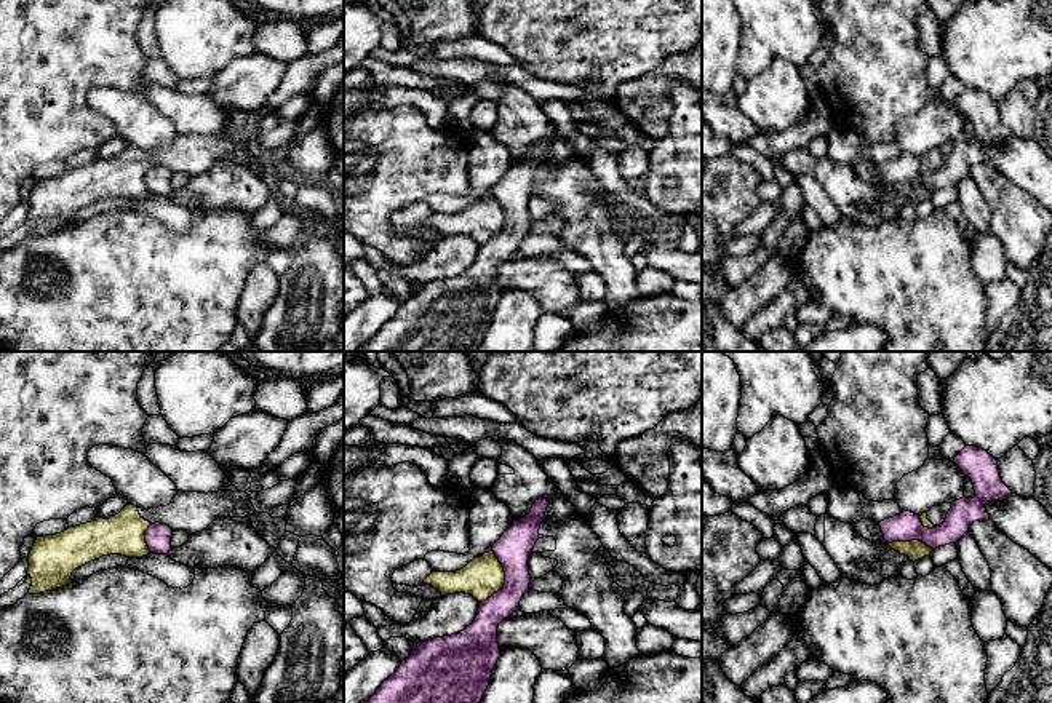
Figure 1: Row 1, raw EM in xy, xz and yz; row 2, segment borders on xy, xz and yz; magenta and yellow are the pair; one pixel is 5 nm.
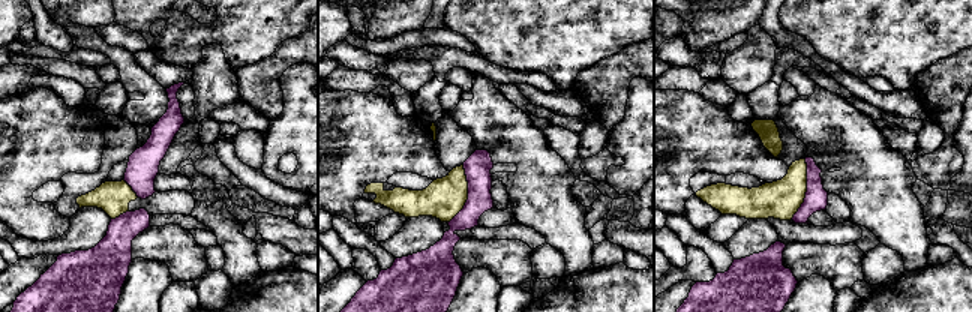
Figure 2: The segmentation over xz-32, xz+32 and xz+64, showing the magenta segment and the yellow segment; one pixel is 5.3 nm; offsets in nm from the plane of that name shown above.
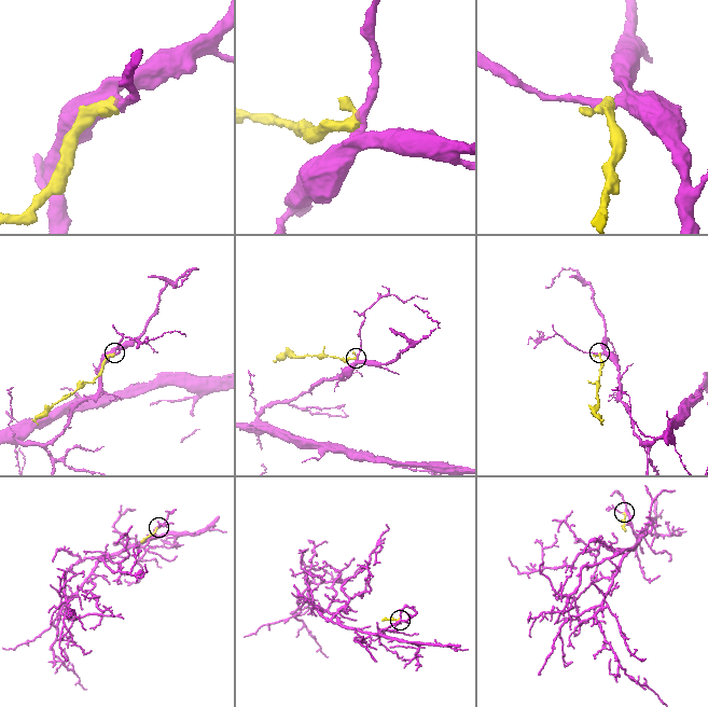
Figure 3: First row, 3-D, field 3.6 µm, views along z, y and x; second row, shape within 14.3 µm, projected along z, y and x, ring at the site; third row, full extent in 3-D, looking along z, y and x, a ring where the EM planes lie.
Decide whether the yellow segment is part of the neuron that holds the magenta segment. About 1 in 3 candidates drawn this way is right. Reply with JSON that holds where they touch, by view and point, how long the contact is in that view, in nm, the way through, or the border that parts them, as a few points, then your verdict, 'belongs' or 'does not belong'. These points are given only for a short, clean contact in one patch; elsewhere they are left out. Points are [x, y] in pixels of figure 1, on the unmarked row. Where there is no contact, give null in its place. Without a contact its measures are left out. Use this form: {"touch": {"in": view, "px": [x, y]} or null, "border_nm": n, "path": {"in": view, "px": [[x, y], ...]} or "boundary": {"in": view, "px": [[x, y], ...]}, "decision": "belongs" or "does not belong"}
{"touch": {"in": "xz", "px": [506, 221]}, "border_nm": 280, "boundary": {"in": "xz", "px": [[493, 192], [502, 210], [504, 226], [480, 245]]}, "decision": "does not belong"}

